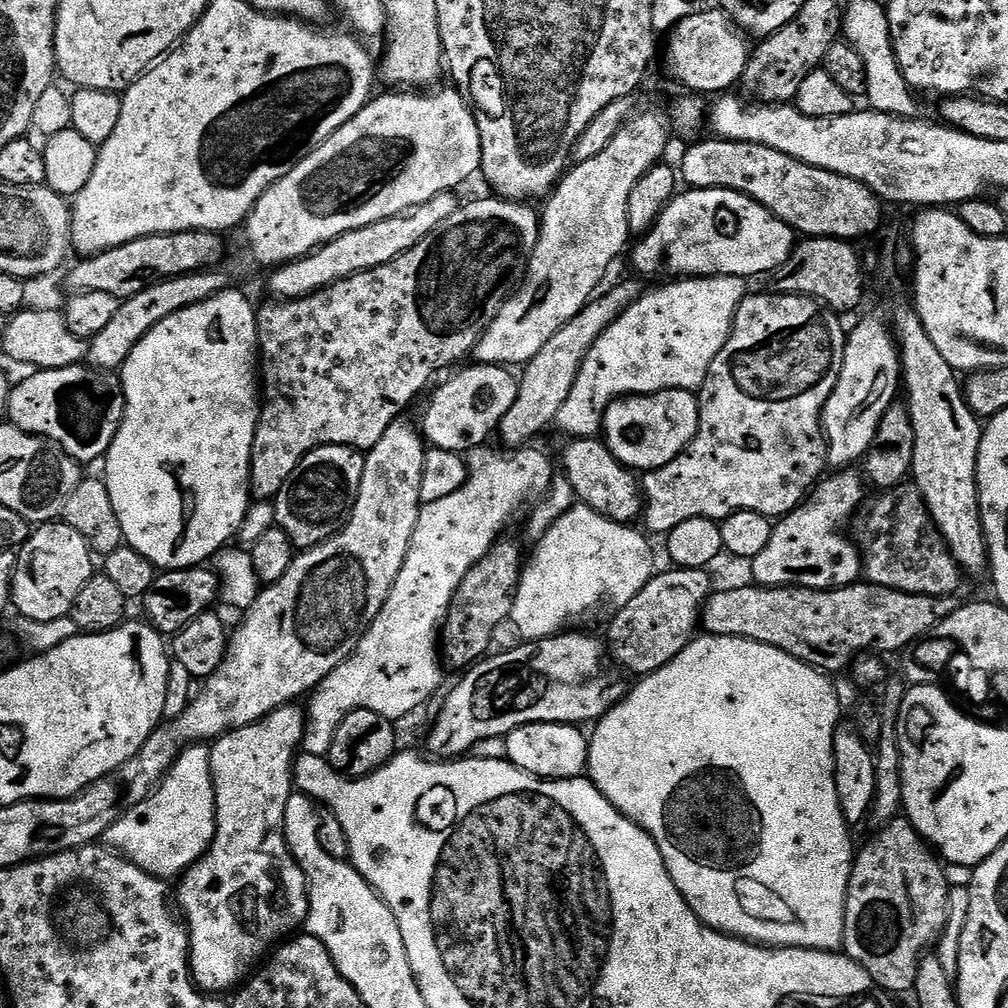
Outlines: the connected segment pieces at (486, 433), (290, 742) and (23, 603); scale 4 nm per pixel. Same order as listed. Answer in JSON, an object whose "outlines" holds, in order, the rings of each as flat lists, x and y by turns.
{"outlines":[[[476,364,471,367,450,377,428,400,422,435,432,448,467,454,472,448,487,445,488,439,491,436,493,439,499,429,506,410,514,406,518,380,508,373,511,371,507,367,498,364]],[[295,703,286,704,250,726,233,728,231,732,224,733,211,745,208,754,210,758,210,774,212,775,214,794,216,795,216,837,213,838,212,846,208,849,208,853,179,877,180,904,178,900,178,908,188,926,192,979,196,981,203,991,209,994,224,994,227,988,233,987,232,989,235,989,273,951,274,946,279,945,285,938,291,937,299,929,296,927,299,924,301,927,308,919,308,879,304,877,304,871,298,866,296,859,293,858,292,851,288,849,288,839,284,837,286,810,288,809,290,798,294,794,292,765,301,751,304,742,304,725,306,723,305,709,296,707,300,706,297,706]],[[63,522,39,525,18,549,16,569,12,575,11,607,17,608,23,619,34,622,54,622,63,616,71,616,78,594,82,594,82,586,86,586,86,582,90,582,94,575,92,560,94,553,91,544,86,537,78,534,78,530,74,530,74,526]]]}

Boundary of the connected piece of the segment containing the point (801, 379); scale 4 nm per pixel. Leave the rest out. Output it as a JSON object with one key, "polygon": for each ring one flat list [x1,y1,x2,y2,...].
{"polygon":[[749,294,738,306,730,338,726,346,722,346,718,358,714,358,710,366,710,374,706,374,706,382,698,390,700,429,693,440,688,443,686,454,674,458,666,466,652,469,643,477,642,492,646,497,646,507,642,513,642,524,649,533,667,534,674,530,674,526,682,526,682,522,690,522,690,518,710,518,719,522,730,514,742,510,754,510,769,518,786,516,805,503,806,497,825,475,824,468,826,469,828,464,828,441,824,439,824,407,830,394,834,394,834,386,838,386,838,374,842,374,846,328,840,325,841,317,831,308,821,304,819,300,811,300,809,296,771,295]]}

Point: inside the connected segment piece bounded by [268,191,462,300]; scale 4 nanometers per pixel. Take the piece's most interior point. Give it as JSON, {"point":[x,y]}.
{"point":[371,246]}

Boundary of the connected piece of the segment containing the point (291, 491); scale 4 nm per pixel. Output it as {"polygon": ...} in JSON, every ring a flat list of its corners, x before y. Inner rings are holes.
{"polygon":[[327,444,306,454,275,498,275,527,284,531,300,550,335,536,354,510,363,469,364,456,345,444]]}

